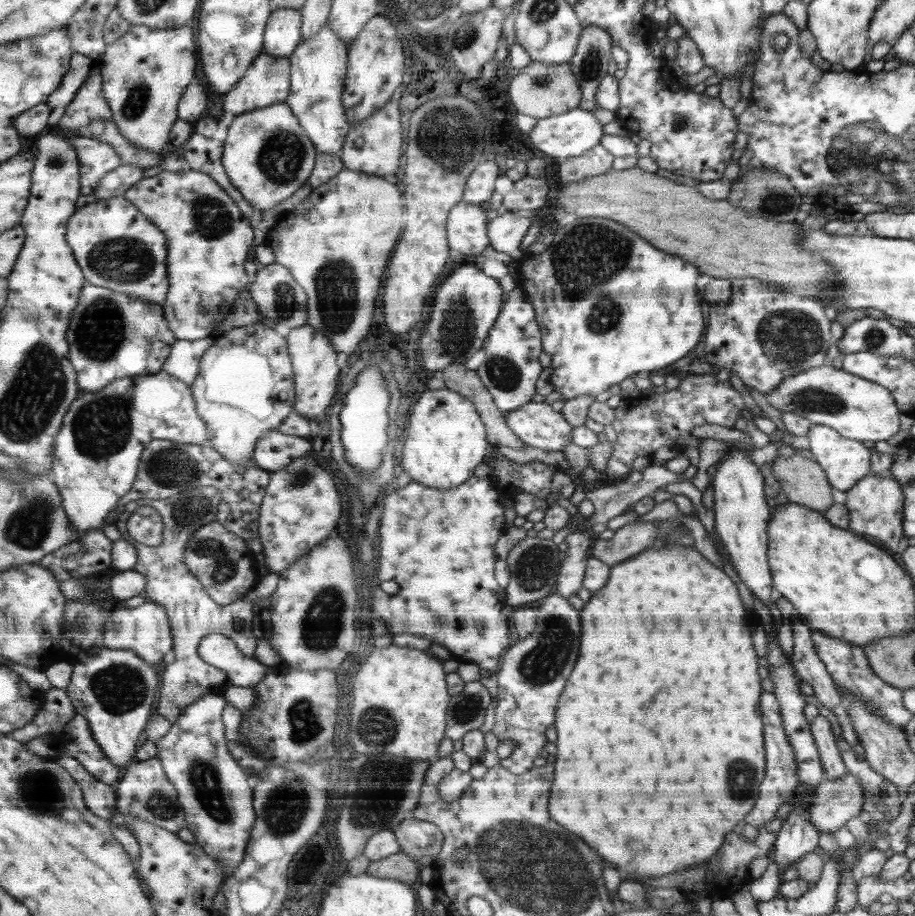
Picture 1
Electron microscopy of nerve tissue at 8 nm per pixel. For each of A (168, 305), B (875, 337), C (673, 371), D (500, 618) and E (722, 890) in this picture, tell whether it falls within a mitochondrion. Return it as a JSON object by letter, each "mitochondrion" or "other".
{"A":"other","B":"mitochondrion","C":"other","D":"other","E":"other"}

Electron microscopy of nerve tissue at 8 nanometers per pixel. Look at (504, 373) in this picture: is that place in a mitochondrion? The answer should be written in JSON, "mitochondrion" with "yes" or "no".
{"mitochondrion":"yes"}

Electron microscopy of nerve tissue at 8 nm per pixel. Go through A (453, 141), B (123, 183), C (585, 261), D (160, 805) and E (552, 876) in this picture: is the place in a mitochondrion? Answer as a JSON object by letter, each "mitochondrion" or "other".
{"A":"mitochondrion","B":"other","C":"mitochondrion","D":"mitochondrion","E":"mitochondrion"}

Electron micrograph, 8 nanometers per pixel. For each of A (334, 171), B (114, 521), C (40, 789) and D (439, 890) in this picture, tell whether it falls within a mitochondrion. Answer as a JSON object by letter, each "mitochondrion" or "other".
{"A":"other","B":"other","C":"mitochondrion","D":"other"}

